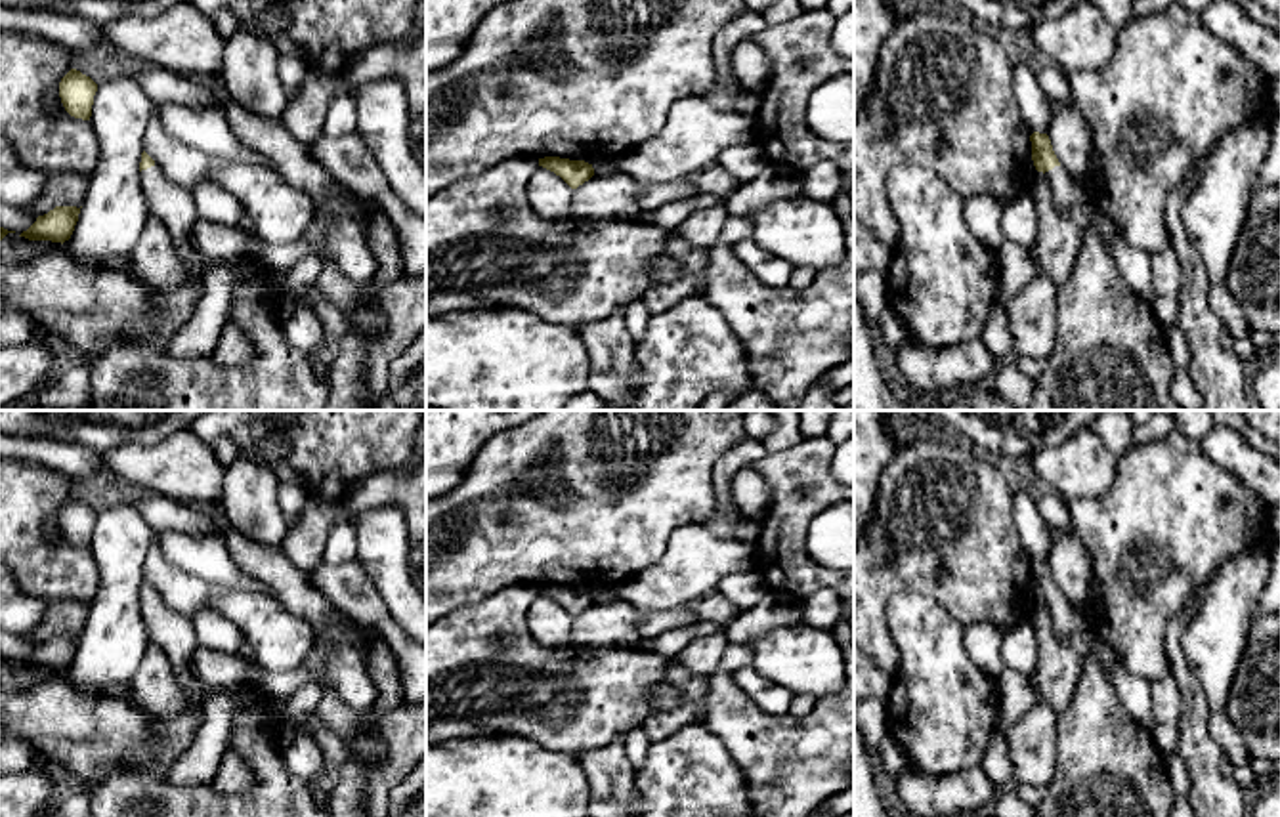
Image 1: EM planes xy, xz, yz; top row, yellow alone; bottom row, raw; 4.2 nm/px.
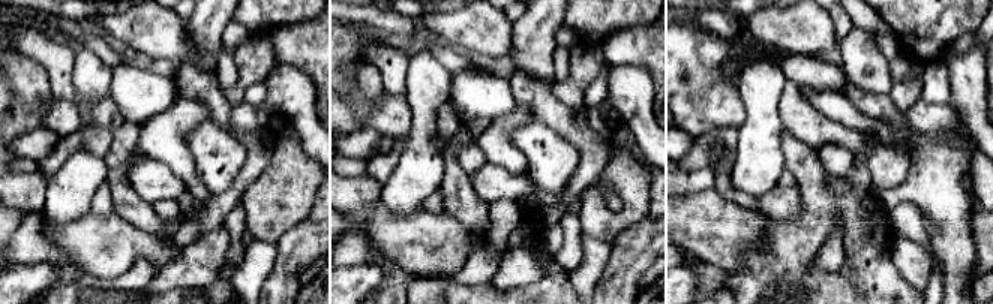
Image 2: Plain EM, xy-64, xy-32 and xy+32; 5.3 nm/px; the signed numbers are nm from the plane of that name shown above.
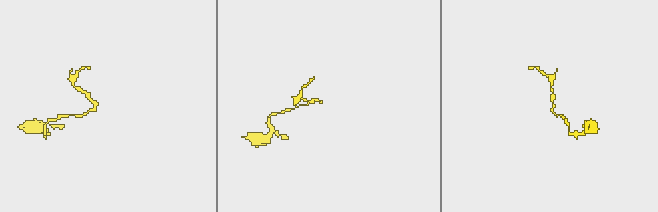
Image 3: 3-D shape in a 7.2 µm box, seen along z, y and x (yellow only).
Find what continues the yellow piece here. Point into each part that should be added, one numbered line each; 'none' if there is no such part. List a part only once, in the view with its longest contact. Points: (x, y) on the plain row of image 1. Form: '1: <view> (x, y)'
1: yz (1107, 766)

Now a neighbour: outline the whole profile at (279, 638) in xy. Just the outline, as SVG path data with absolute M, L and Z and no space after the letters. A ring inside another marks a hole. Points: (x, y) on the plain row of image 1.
M157 538L143 561L143 578L183 617L191 618L203 607L222 611L246 634L256 664L267 674L296 670L315 643L311 622L288 611L269 588L225 590L185 575L162 557Z

